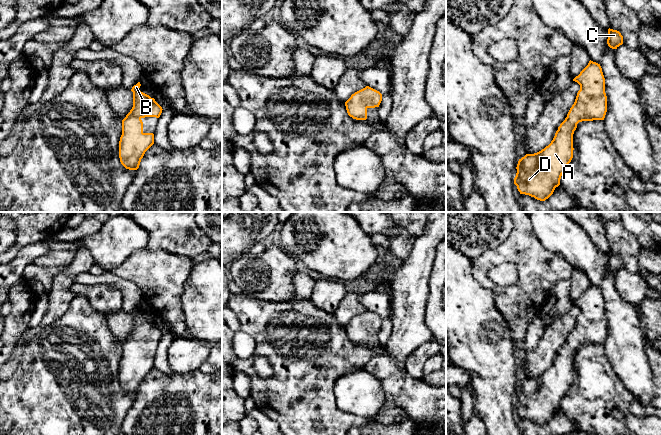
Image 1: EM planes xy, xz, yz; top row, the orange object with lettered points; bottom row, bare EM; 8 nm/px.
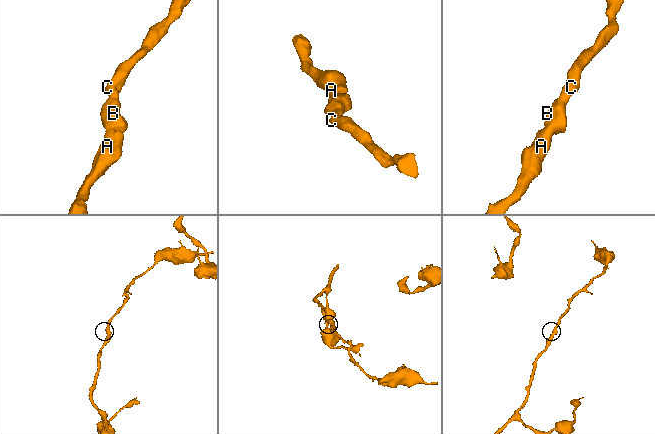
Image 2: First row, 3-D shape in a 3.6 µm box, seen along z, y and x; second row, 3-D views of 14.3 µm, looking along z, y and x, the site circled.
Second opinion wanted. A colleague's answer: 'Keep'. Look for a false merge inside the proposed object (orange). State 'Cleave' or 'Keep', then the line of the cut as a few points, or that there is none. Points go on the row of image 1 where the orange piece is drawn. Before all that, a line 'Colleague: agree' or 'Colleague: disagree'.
Colleague: agree
Keep. No split

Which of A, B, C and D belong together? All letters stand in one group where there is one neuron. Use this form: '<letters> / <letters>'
A B C D

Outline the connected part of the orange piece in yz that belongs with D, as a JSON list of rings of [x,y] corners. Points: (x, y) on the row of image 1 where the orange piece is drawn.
[[[590,60],[573,81],[580,85],[580,90],[551,143],[518,161],[514,184],[520,194],[540,201],[548,199],[560,185],[561,176],[573,158],[573,134],[577,124],[605,118],[607,96],[600,64]]]

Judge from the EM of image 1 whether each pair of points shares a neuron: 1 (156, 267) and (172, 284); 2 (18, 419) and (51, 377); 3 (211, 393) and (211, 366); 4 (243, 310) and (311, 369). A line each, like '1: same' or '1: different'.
1: same
2: same
3: different
4: same

